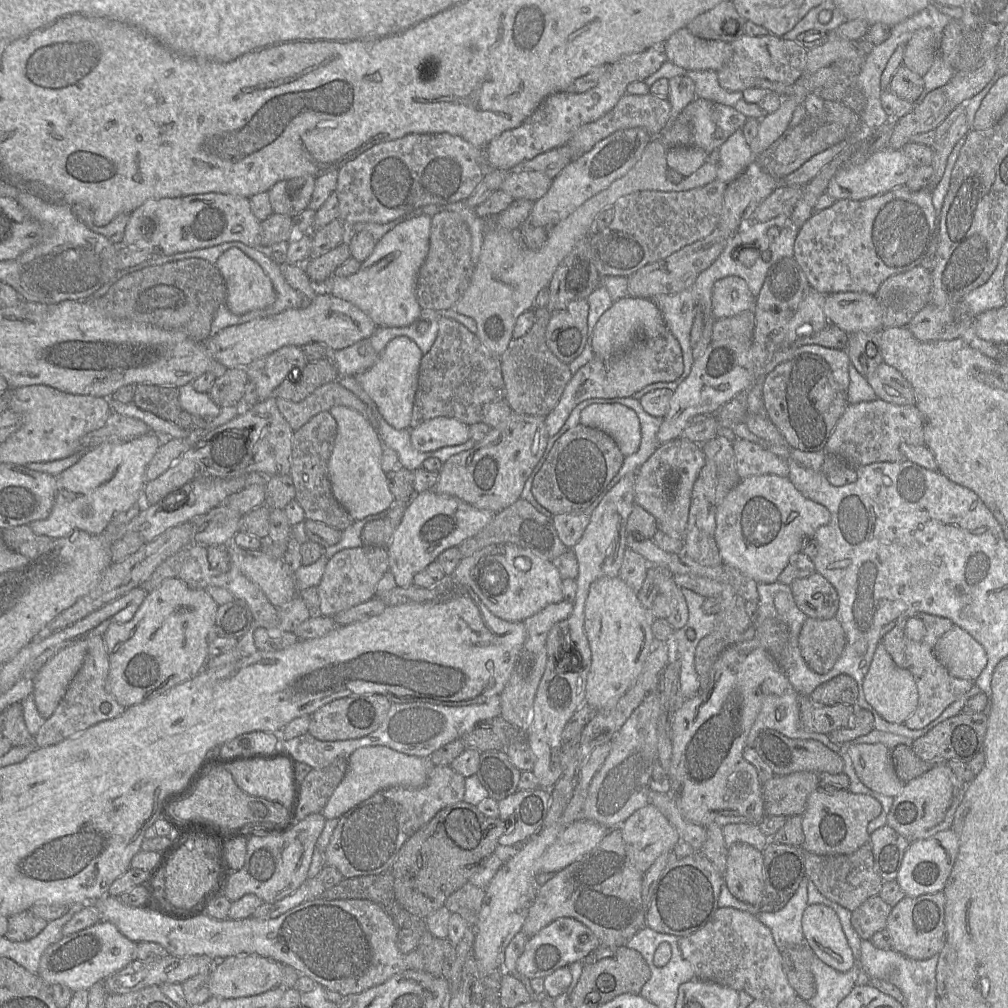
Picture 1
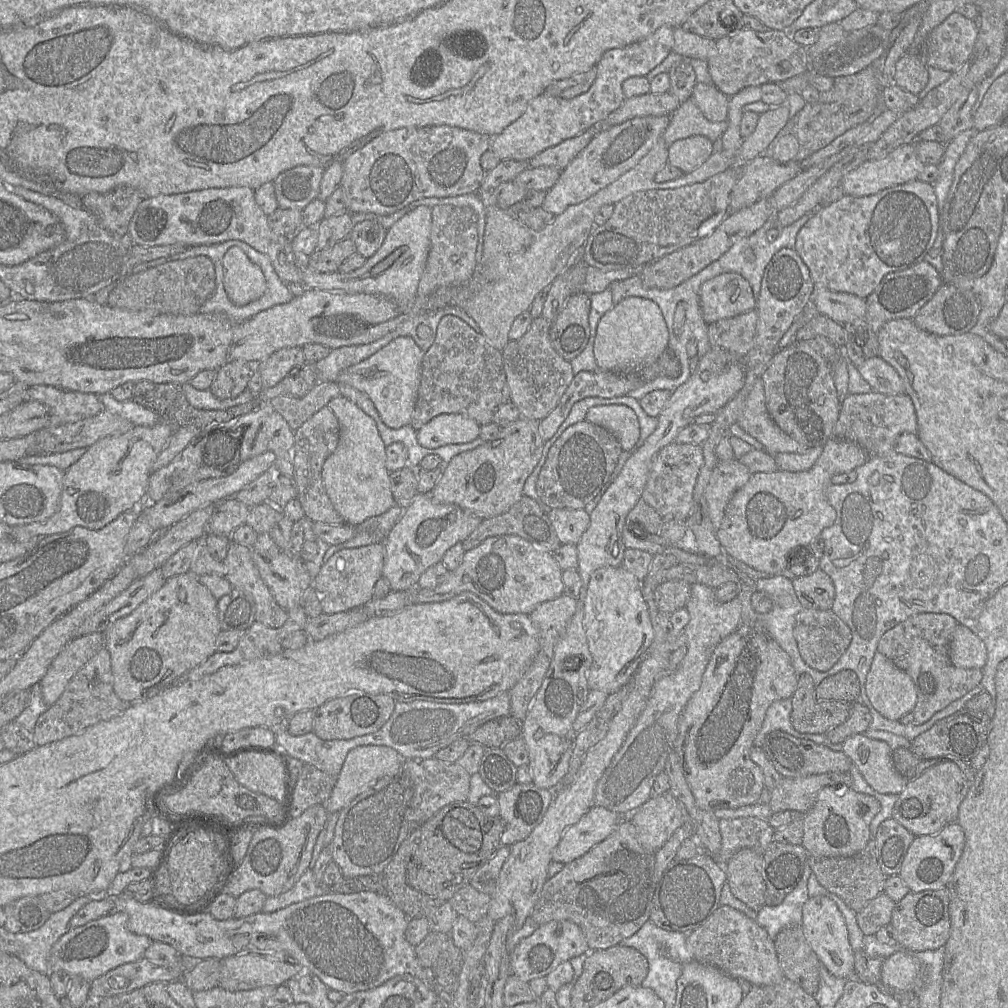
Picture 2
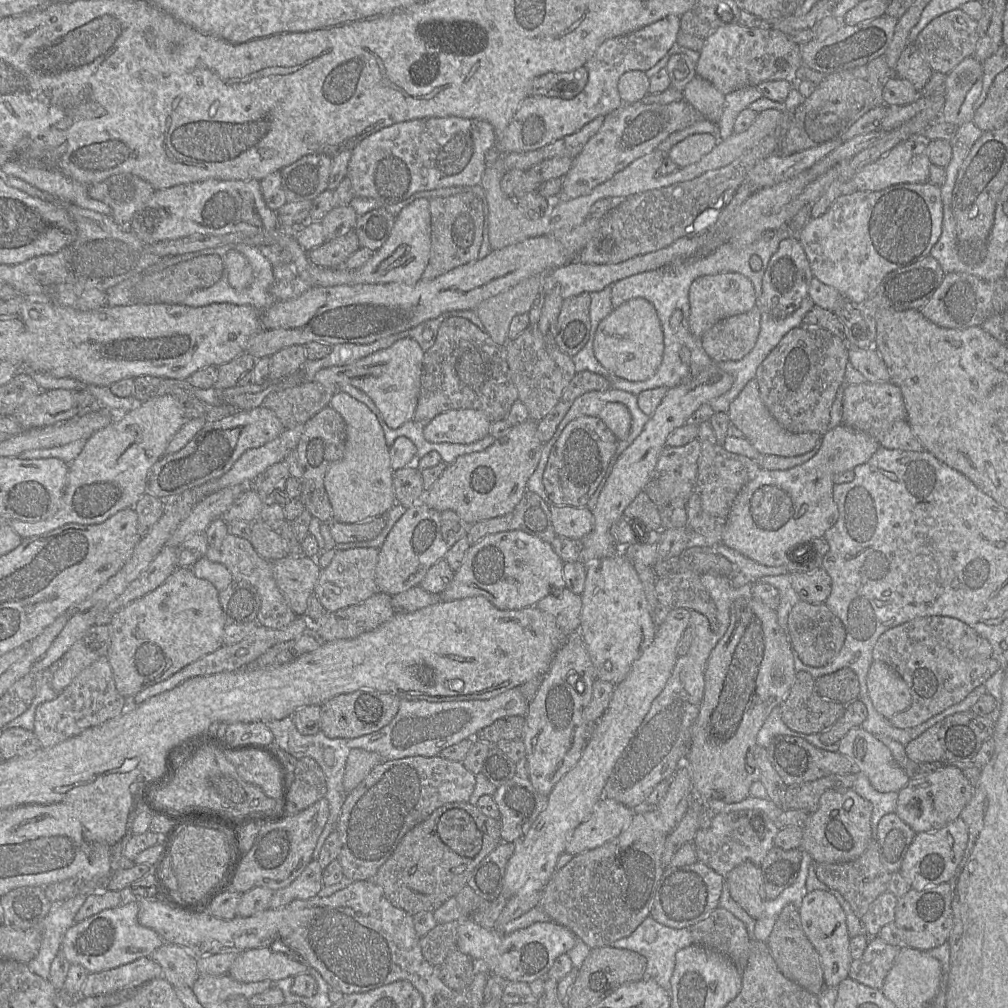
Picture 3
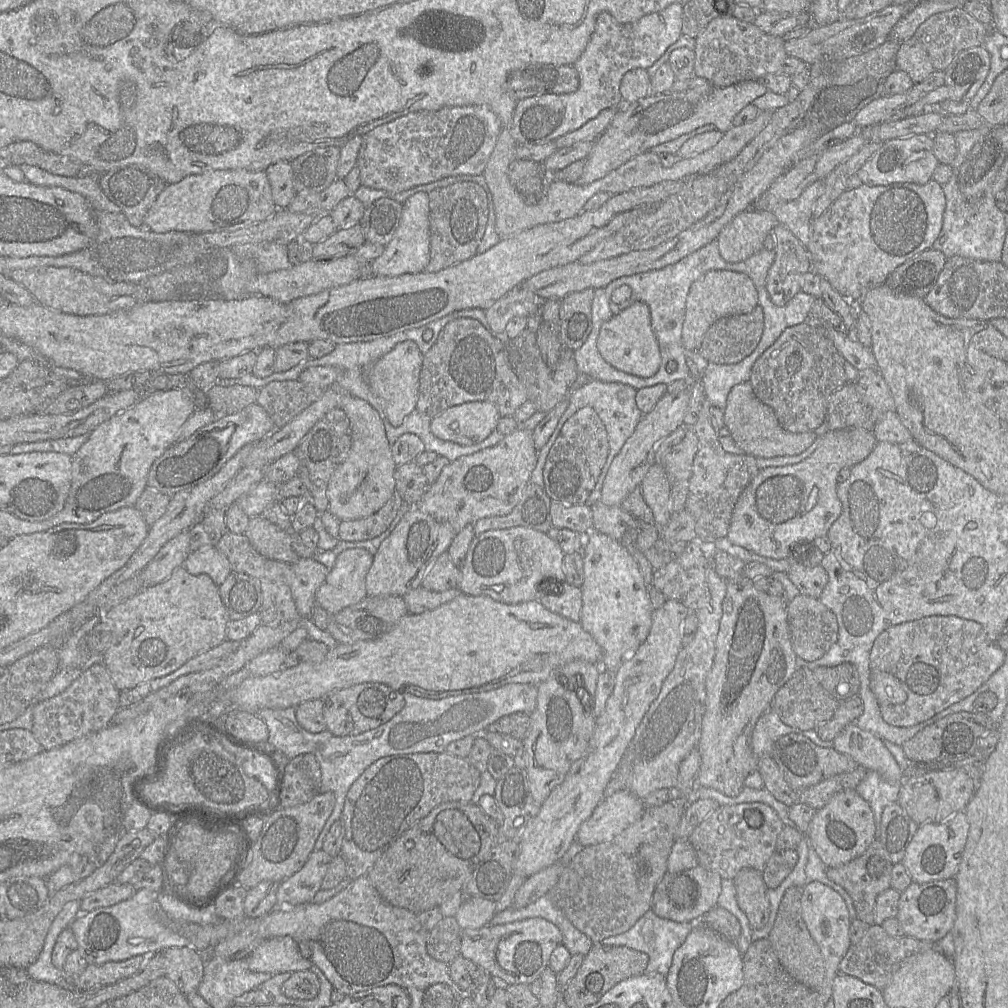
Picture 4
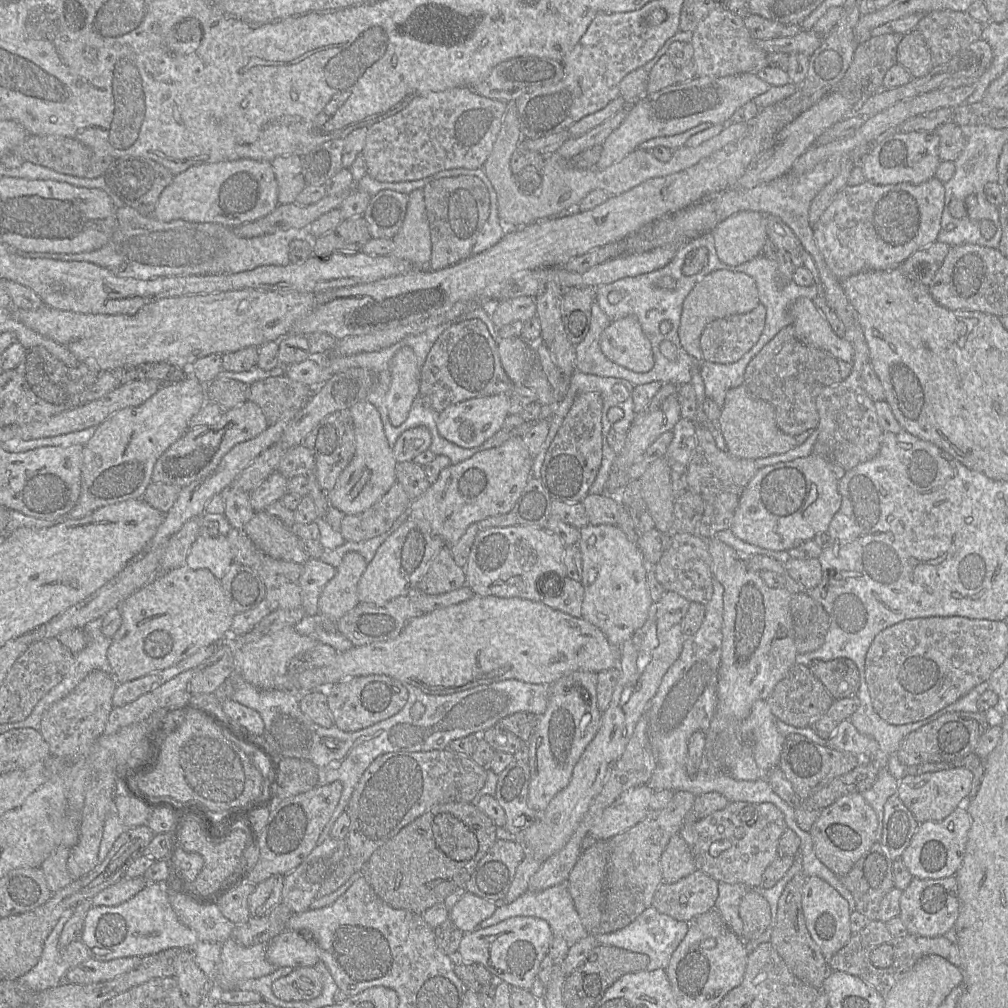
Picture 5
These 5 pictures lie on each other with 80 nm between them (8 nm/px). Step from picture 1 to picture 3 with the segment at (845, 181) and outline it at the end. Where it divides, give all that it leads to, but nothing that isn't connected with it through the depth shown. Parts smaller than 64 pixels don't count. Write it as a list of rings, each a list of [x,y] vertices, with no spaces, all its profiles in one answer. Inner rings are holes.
[[[911,138],[901,142],[886,155],[865,165],[852,178],[856,191],[879,191],[896,184],[928,182],[931,162],[927,156],[927,141],[924,138]]]

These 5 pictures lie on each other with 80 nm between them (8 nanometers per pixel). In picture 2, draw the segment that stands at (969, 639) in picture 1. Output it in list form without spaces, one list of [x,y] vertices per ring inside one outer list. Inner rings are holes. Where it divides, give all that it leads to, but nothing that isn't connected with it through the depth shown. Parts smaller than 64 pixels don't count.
[[[958,624],[950,638],[949,657],[957,667],[982,669],[987,661],[987,649],[975,633]]]

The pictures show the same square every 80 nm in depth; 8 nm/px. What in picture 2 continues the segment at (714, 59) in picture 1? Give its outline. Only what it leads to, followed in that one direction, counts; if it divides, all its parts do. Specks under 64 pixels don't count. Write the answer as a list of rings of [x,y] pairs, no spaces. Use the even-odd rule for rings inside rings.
[[[675,27],[672,51],[684,58],[707,61],[715,54],[715,49],[716,41],[686,31],[682,27]]]

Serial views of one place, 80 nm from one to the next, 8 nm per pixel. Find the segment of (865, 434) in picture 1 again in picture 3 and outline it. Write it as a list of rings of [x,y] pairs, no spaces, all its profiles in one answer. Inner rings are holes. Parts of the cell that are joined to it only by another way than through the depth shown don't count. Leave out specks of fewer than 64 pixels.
[[[891,382],[846,385],[842,402],[842,424],[858,431],[864,432],[877,440],[879,435],[883,435],[890,427],[899,420],[906,420],[907,412],[900,388]]]

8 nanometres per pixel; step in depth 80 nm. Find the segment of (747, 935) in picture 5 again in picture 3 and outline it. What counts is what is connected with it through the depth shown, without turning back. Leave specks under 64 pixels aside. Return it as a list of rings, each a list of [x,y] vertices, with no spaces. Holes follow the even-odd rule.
[[[745,861],[734,867],[726,876],[732,898],[751,917],[759,919],[767,898],[764,892],[763,875],[760,866]]]

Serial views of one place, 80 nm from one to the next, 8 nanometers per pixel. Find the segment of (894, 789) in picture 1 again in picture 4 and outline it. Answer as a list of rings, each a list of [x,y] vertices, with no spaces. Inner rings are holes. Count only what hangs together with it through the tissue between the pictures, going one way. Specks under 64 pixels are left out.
[[[855,723],[847,725],[832,741],[833,749],[852,757],[859,766],[876,771],[889,782],[901,782],[904,773],[881,738],[862,730]]]

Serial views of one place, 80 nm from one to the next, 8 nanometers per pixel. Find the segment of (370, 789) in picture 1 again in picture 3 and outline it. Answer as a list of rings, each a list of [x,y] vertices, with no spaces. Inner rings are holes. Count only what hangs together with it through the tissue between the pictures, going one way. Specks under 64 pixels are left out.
[[[352,749],[348,755],[343,777],[343,787],[346,793],[354,790],[372,771],[385,760],[375,752],[363,749]]]

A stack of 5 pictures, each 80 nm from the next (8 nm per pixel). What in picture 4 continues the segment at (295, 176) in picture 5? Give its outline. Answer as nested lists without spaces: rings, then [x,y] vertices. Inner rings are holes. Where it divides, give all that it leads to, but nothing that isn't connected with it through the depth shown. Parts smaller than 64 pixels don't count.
[[[279,161],[271,164],[265,172],[275,205],[278,209],[288,207],[296,196],[291,161]]]

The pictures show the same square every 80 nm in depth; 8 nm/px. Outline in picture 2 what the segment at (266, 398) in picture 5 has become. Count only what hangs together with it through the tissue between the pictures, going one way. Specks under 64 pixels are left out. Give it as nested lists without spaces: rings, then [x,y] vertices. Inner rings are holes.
[[[320,381],[303,397],[277,396],[271,399],[269,404],[295,432],[316,412],[328,406],[333,398],[340,395],[338,383]]]

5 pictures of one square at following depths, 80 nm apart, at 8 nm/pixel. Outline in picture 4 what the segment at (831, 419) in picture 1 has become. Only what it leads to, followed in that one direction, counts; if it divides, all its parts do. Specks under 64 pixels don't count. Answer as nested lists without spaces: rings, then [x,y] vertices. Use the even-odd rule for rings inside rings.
[[[801,323],[785,329],[755,361],[749,382],[756,397],[771,407],[782,428],[791,433],[812,432],[824,423],[829,397],[845,385],[844,357],[825,335],[825,327]]]

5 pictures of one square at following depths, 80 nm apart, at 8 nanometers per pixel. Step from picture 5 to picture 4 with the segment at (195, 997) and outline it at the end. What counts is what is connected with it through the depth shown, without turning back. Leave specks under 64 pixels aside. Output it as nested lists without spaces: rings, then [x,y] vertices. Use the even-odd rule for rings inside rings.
[[[191,946],[169,947],[163,950],[166,976],[187,996],[195,993],[204,973],[204,956]]]

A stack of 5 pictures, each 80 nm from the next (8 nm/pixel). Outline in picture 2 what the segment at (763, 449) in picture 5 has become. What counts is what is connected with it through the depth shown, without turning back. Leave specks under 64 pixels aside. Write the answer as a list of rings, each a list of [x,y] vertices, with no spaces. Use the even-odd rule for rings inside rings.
[[[761,379],[753,385],[737,424],[758,440],[770,454],[807,453],[810,450],[792,439],[772,420],[766,408]]]

